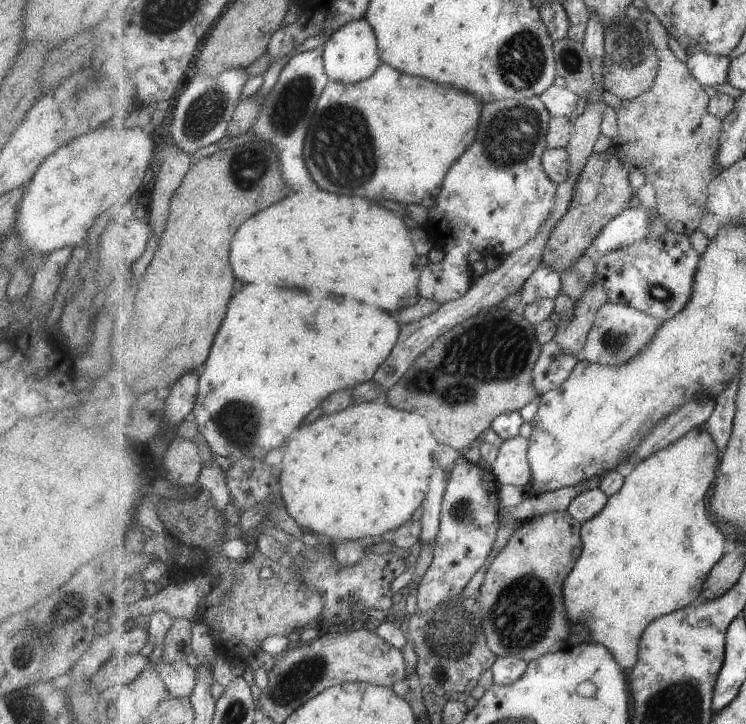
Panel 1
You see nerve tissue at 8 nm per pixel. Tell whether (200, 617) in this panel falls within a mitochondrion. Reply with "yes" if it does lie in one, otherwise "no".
no

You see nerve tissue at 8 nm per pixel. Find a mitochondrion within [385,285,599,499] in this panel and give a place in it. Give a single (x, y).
(505, 365)

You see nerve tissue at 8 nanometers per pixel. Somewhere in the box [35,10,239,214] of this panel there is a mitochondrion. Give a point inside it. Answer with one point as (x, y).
(205, 114)

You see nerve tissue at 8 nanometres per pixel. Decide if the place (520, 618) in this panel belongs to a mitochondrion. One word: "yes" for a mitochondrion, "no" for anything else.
yes

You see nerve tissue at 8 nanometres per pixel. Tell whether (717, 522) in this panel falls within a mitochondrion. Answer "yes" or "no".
no

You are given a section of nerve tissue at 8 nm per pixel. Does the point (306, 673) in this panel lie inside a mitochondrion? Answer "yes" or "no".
yes

